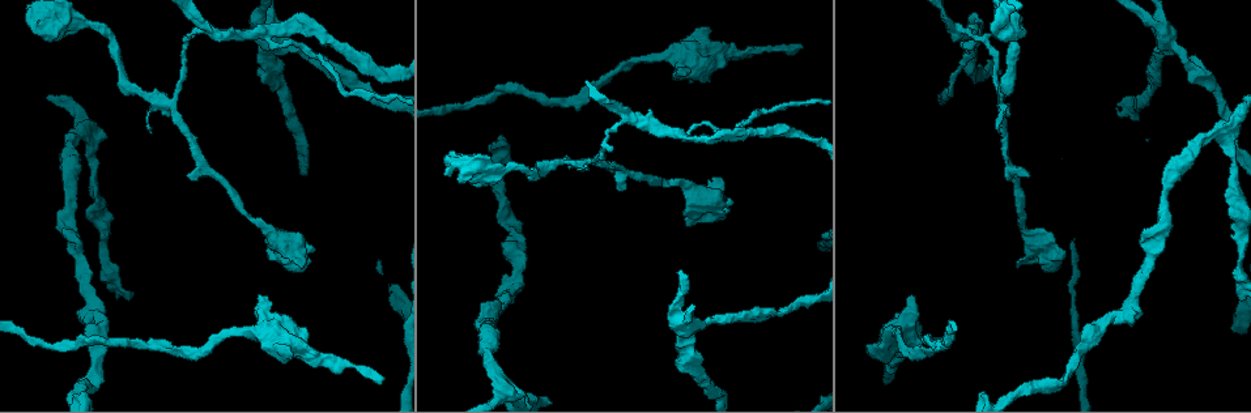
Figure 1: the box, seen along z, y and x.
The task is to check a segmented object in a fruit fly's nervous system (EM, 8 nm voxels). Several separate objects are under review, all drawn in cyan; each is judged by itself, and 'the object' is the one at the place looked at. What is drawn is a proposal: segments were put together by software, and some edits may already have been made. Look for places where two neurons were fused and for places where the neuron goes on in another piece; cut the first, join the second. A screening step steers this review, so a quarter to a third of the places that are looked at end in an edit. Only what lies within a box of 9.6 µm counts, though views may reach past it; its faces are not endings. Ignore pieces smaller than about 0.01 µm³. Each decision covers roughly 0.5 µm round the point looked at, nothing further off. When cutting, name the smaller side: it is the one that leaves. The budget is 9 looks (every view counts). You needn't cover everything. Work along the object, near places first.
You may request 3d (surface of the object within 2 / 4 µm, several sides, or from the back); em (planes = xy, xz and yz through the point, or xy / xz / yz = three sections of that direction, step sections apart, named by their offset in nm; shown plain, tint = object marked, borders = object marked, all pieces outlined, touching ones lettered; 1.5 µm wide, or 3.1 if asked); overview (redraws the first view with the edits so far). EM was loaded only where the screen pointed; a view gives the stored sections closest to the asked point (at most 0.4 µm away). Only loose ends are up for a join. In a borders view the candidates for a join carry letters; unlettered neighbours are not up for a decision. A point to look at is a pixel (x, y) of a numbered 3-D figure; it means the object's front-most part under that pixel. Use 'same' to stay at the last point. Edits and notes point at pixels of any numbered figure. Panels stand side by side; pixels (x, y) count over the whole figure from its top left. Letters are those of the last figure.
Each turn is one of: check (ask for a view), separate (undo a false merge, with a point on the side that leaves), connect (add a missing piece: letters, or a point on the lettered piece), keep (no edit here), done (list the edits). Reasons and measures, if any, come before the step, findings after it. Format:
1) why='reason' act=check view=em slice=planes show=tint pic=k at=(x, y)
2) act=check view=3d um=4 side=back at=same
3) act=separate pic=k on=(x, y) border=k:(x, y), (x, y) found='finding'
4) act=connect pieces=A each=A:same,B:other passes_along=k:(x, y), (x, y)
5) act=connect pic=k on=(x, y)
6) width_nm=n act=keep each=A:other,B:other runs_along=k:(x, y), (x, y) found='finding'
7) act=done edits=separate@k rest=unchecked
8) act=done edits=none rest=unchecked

act=check view=em slice=planes show=plain pic=1 at=(312, 252)

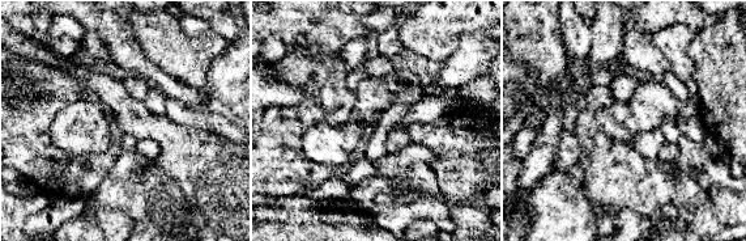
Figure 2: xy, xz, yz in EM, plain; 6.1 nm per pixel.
why='what lies round it' act=check view=em slice=planes show=borders at=same

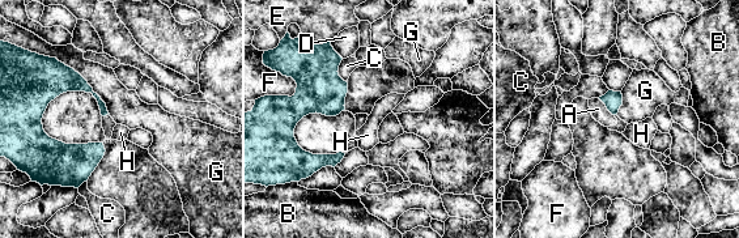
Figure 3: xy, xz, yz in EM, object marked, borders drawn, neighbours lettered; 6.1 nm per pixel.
longest_contact=G:500nm act=connect pieces=A each=A:same,B:other,C:other,D:other,E:other,F:other,G:other,H:other passes_along=3:(612, 100), (606, 106), (598, 109) found='it goes on there'

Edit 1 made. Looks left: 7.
act=check view=3d um=4 pic=1 at=(308, 22)

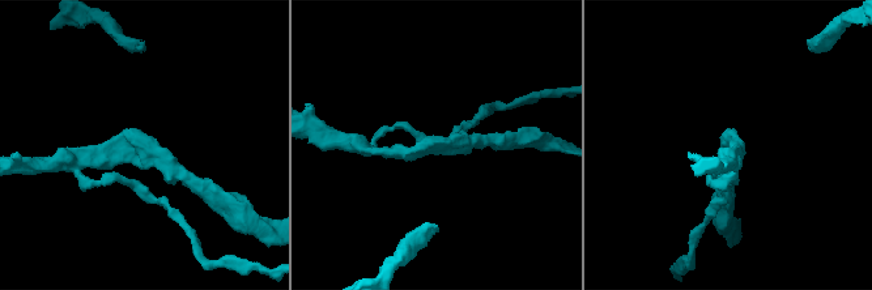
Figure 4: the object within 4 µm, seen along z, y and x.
arm_widths_nm=190,200 act=check view=em slice=xz step=4 show=tint pic=4 at=(140, 146)

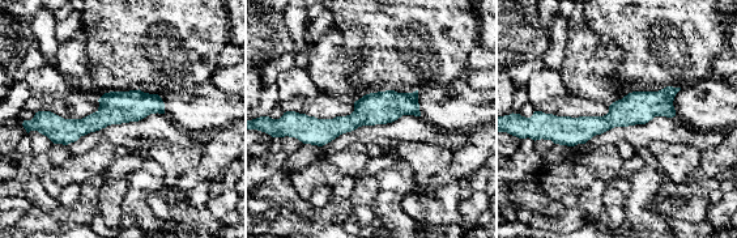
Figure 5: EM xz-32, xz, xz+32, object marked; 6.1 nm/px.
why='cut it another way' act=check view=em slice=planes show=borders at=same

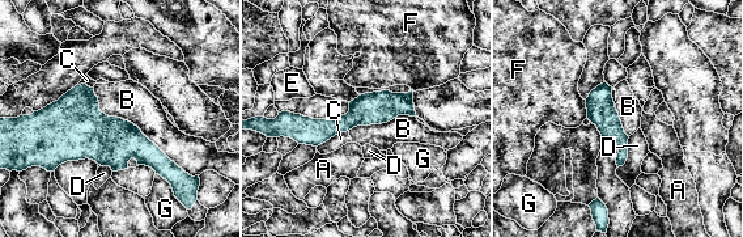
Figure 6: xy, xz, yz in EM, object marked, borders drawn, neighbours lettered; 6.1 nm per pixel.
width_nm=180 act=keep each=A:other,B:other,C:other,D:other,E:other,F:other,G:other runs_along=6:(410, 96), (332, 126), (288, 117) found='all the same neuron'

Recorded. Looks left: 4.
why='thin end' act=check view=em slice=planes show=borders pic=1 at=(187, 176)

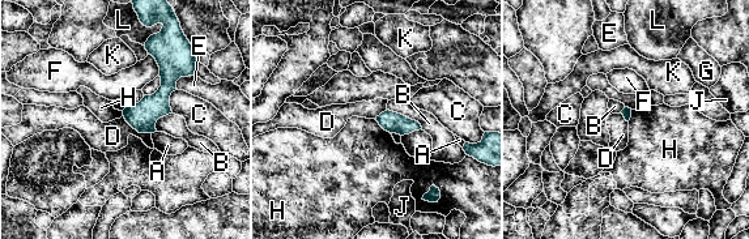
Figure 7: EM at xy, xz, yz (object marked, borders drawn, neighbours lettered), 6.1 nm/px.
act=keep each=A:other,B:other,C:other,D:other,E:other,F:other,G:other,H:other,J:other,K:other,L:other found='no lettered piece goes on from it'

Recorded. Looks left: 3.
why='sudden change in width' act=check view=em slice=planes show=tint pic=1 at=(513, 241)

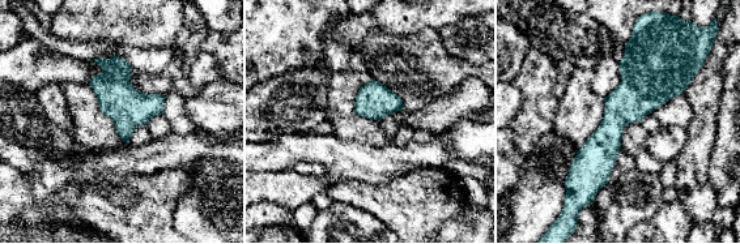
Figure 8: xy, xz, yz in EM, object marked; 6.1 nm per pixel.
act=check view=em slice=planes show=borders at=same

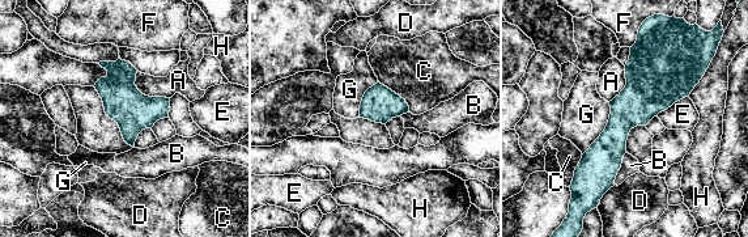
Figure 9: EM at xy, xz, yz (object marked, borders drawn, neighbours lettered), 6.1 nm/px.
width_nm=260 act=keep each=A:other,B:other,C:other,D:other,E:other,F:other,G:other,H:other border=9:(136, 71), (143, 93), (169, 98) found='all the same neuron'

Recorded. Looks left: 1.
act=done edits=connect@3 rest=unchecked

